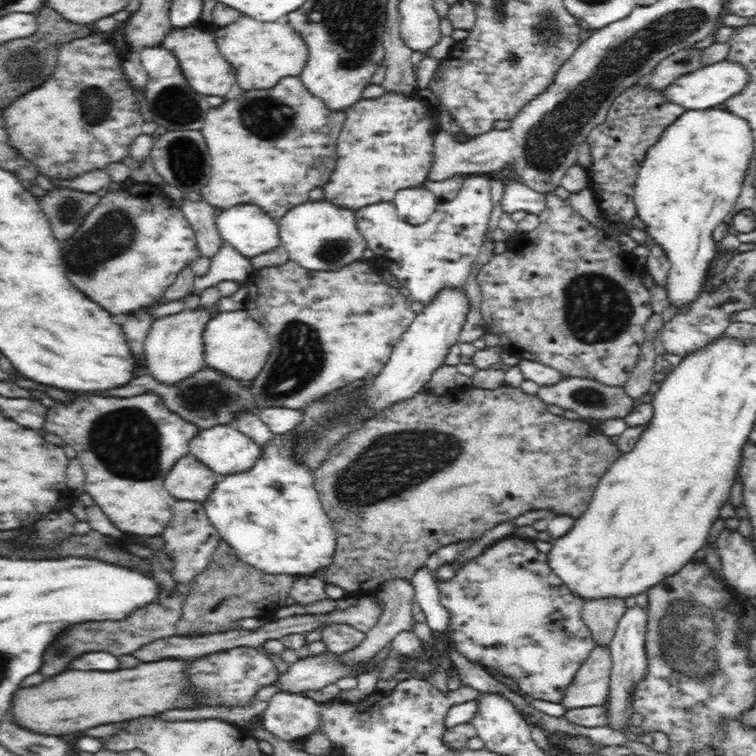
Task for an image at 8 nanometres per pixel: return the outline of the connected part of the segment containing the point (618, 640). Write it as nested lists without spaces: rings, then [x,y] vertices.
[[[634,606],[627,608],[626,614],[622,616],[613,639],[608,646],[610,647],[610,657],[612,657],[612,668],[609,683],[609,692],[607,697],[607,718],[608,727],[622,731],[625,728],[627,720],[630,719],[633,712],[631,706],[631,692],[636,682],[643,679],[647,669],[647,654],[645,649],[645,634],[647,631],[647,610]]]

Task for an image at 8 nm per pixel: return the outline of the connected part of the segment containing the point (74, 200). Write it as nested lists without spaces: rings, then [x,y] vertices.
[[[59,187],[38,199],[45,217],[50,221],[53,235],[58,240],[66,240],[78,230],[101,197],[94,192]]]

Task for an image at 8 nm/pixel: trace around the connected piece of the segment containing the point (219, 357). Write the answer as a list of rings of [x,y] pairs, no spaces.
[[[244,308],[214,314],[206,323],[203,343],[206,367],[240,381],[253,381],[260,374],[272,348],[266,329],[256,322]]]

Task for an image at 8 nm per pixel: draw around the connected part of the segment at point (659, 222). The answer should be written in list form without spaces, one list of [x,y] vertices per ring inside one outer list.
[[[722,108],[685,110],[672,122],[658,143],[645,154],[634,184],[634,203],[638,217],[644,222],[648,240],[658,243],[668,255],[670,270],[665,289],[674,306],[692,306],[700,295],[702,284],[708,276],[710,262],[716,258],[719,243],[712,239],[712,232],[724,220],[729,220],[736,200],[741,196],[742,182],[749,169],[754,146],[753,131],[747,120],[737,113]]]

